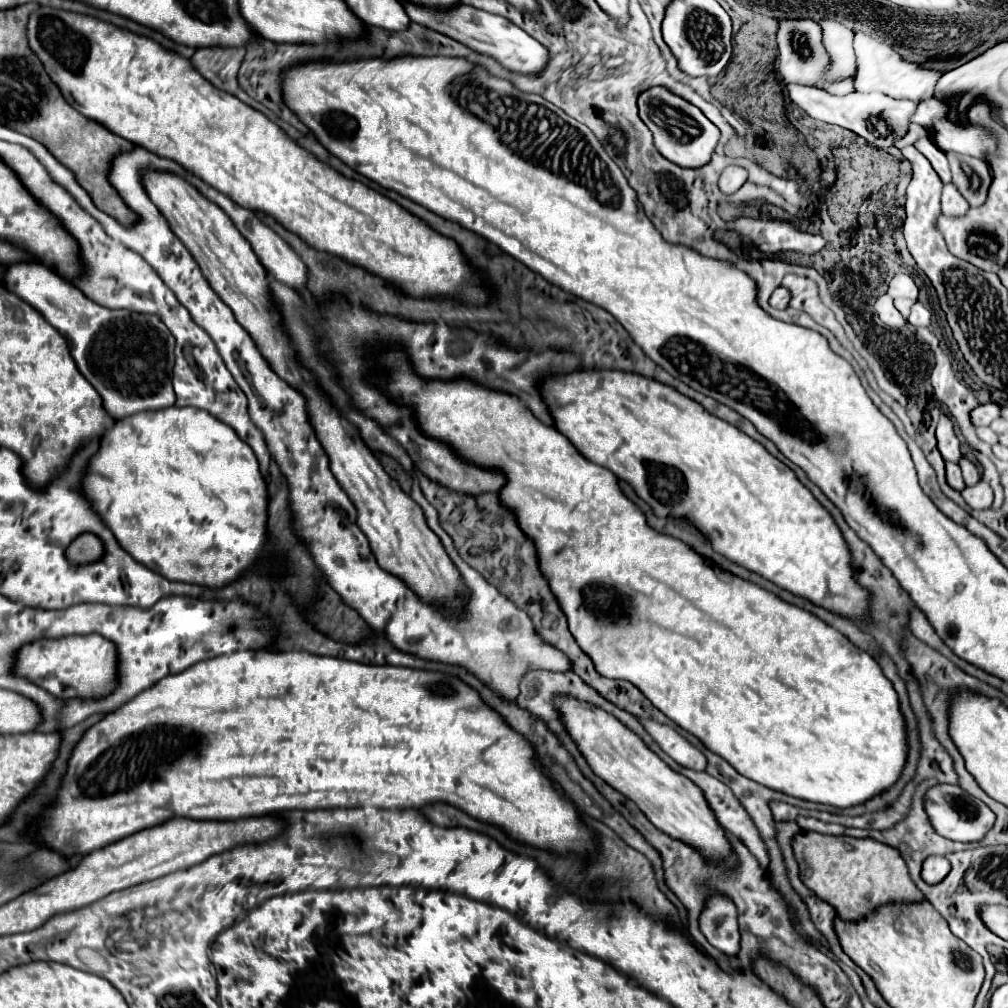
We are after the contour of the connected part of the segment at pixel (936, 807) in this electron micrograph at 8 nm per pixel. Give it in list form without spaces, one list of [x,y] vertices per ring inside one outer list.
[[[935,784],[927,790],[925,798],[925,812],[929,816],[929,822],[933,826],[933,830],[949,840],[957,840],[957,842],[979,842],[995,824],[995,814],[991,812],[991,808],[981,802],[979,798],[969,796],[961,786],[957,784]]]

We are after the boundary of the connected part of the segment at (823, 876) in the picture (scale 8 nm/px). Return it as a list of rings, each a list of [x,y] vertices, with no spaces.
[[[799,832],[791,840],[803,884],[821,900],[829,902],[841,918],[861,920],[885,902],[923,900],[923,894],[909,876],[899,850],[873,838],[827,836],[819,832]]]

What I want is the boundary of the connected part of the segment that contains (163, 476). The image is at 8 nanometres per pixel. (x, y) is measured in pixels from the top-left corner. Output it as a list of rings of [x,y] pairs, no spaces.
[[[171,406],[167,410],[155,410],[155,412],[139,412],[131,414],[127,418],[115,420],[115,424],[103,434],[99,442],[99,450],[91,456],[87,470],[81,478],[81,494],[91,504],[91,510],[103,520],[103,524],[113,532],[119,546],[129,552],[137,562],[143,562],[143,566],[155,570],[157,574],[163,574],[167,580],[177,582],[197,582],[205,584],[209,588],[219,588],[229,584],[231,580],[237,580],[241,572],[245,572],[257,556],[261,556],[261,550],[267,542],[267,484],[259,472],[257,458],[253,450],[235,434],[229,426],[223,426],[217,418],[211,418],[205,410],[199,408],[179,408]]]

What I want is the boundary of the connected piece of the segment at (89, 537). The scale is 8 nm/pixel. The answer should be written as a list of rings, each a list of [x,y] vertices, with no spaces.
[[[81,534],[67,548],[67,558],[75,564],[91,564],[103,556],[103,542],[95,534]]]

